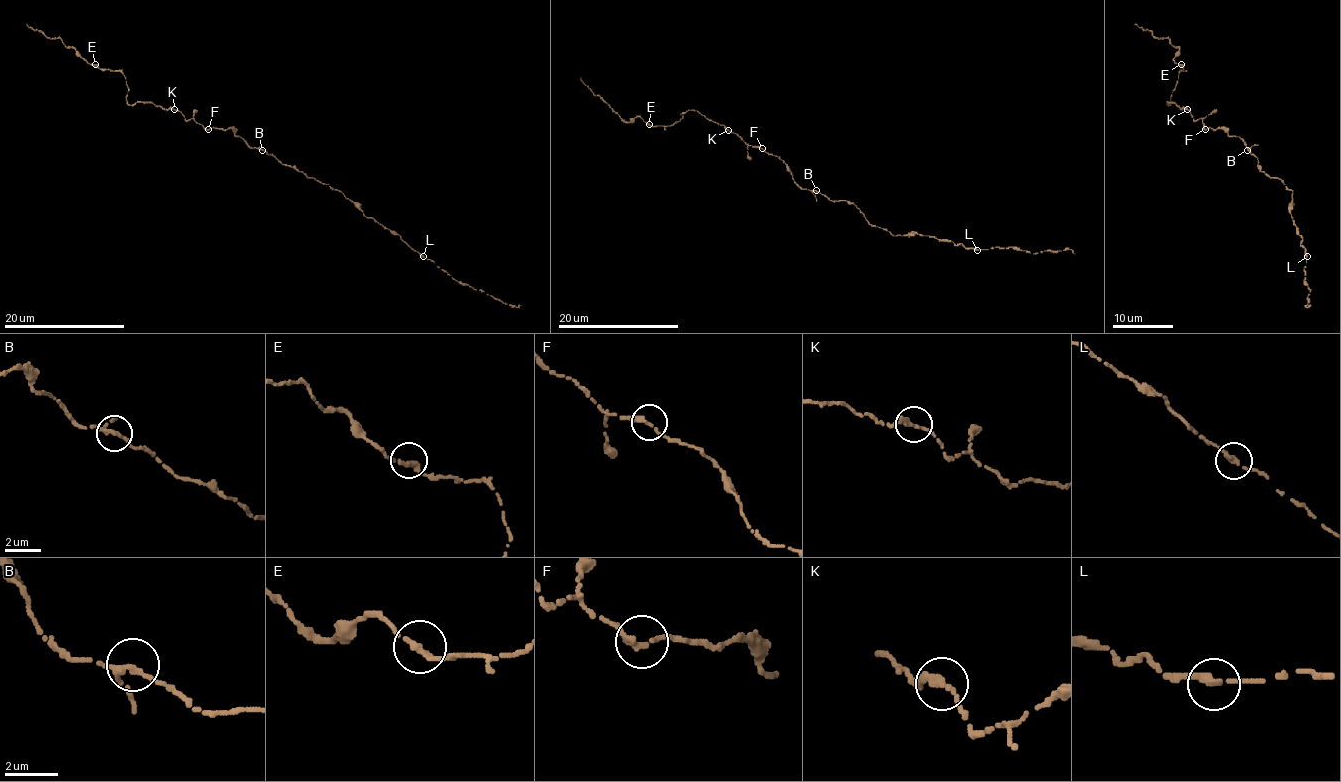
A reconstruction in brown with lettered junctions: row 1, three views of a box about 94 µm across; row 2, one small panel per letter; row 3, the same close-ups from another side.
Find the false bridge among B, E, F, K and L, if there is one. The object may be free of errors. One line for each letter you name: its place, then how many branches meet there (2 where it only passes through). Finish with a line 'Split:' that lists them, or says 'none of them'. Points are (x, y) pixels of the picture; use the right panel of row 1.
Split: none of them

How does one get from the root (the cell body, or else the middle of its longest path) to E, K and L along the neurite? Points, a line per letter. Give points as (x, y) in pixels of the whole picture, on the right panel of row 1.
E: (1247, 148), (1239, 136), (1205, 129), (1190, 111), (1167, 103), (1184, 68), (1181, 64)
K: (1247, 148), (1239, 136), (1229, 136), (1221, 129), (1205, 129), (1202, 120), (1194, 120), (1187, 109)
L: (1247, 148), (1258, 159), (1261, 171), (1280, 178), (1292, 190), (1291, 216), (1303, 239), (1301, 245), (1307, 257)

